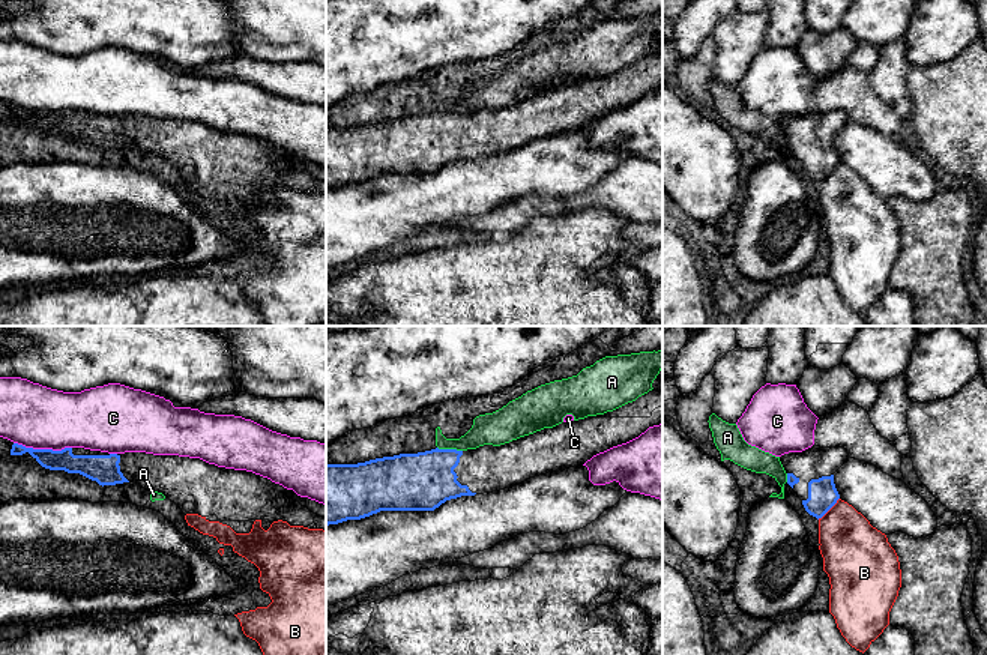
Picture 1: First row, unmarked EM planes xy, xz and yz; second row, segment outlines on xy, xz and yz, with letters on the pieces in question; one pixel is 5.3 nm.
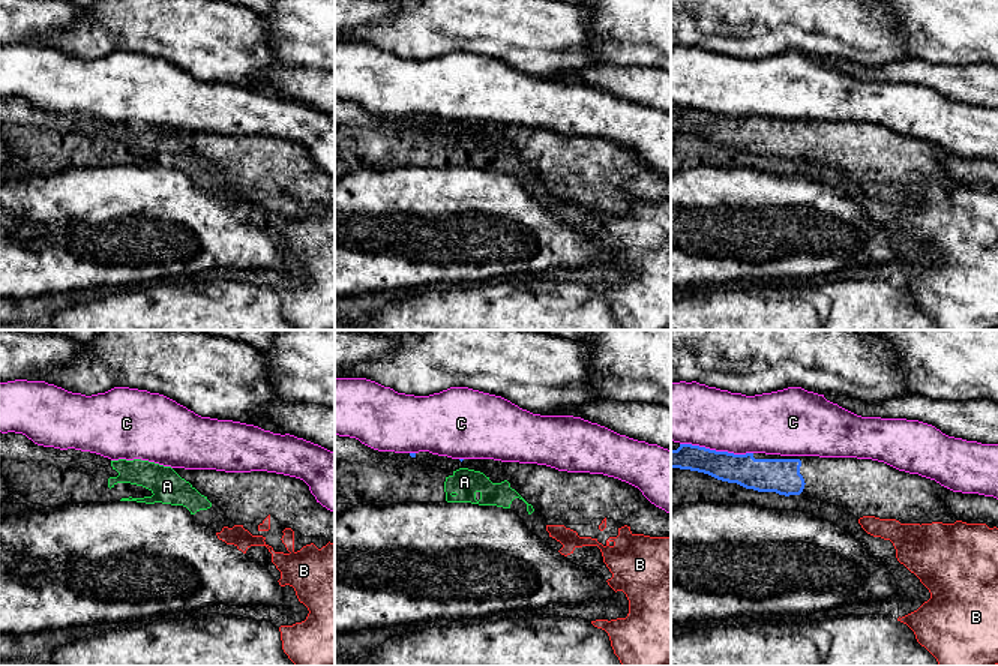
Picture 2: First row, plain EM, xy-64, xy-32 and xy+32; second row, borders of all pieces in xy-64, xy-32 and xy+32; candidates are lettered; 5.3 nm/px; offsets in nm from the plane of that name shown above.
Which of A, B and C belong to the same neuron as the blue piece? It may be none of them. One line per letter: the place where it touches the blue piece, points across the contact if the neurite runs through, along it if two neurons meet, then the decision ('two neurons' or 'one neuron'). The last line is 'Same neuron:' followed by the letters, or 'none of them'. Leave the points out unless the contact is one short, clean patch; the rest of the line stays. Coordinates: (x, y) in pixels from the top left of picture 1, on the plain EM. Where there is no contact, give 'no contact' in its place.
A: contact xz (449, 113); border xz (437, 110), (461, 114); two neurons
B: contact yz (828, 173); two neurons
C: contact xy (42, 113); two neurons
Same neuron: none of them

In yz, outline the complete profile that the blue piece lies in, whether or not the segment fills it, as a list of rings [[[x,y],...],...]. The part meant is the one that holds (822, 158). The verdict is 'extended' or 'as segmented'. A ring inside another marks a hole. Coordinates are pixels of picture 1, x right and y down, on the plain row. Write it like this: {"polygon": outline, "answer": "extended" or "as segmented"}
{"polygon": [[[813,108],[802,116],[780,120],[787,137],[787,147],[802,164],[805,174],[822,182],[840,162],[834,137],[844,128],[849,117],[844,111],[820,111]]], "answer": "extended"}

